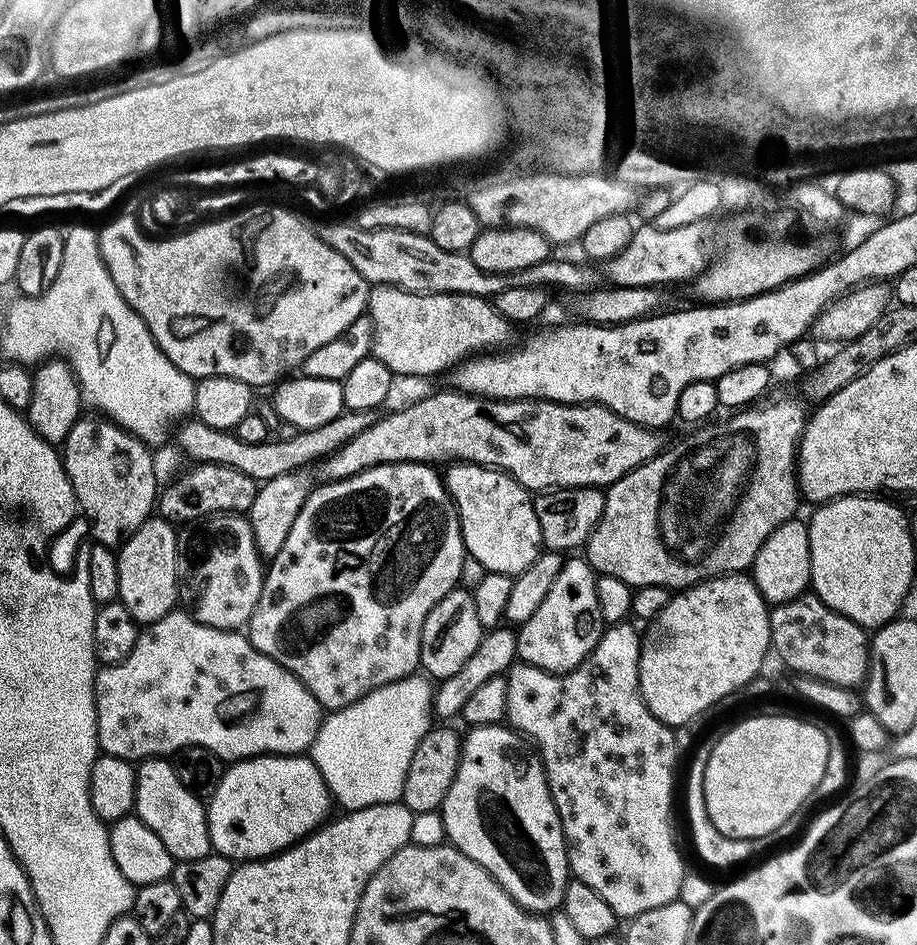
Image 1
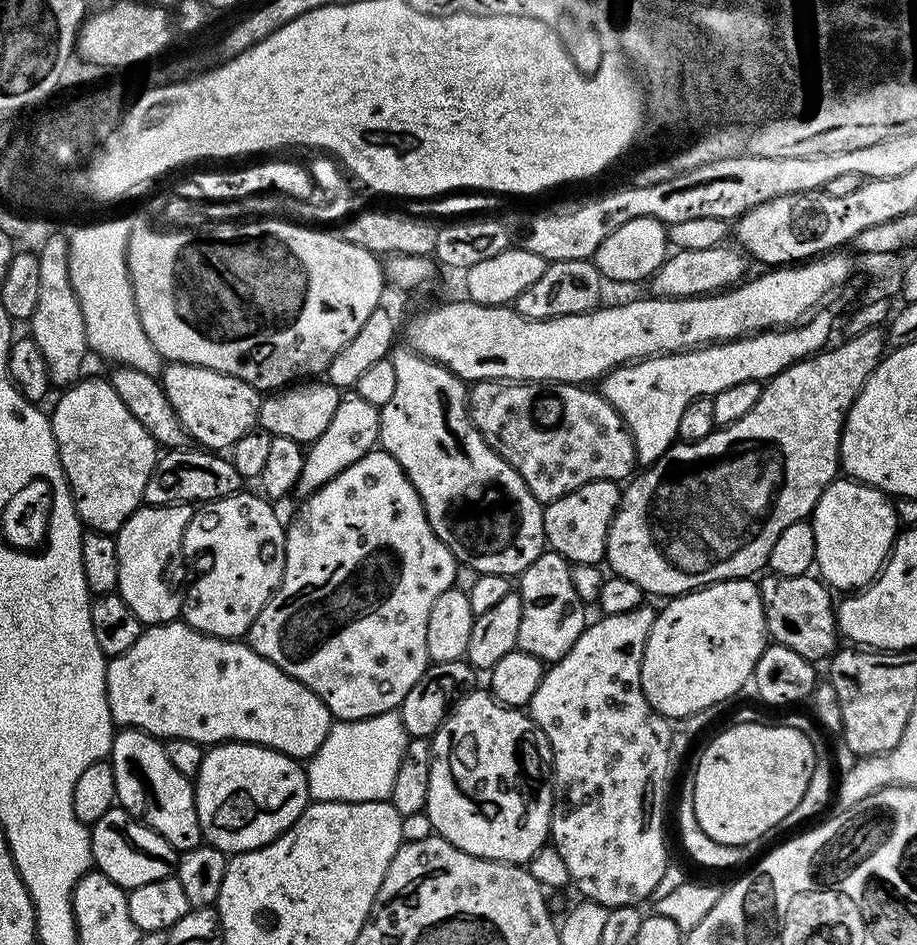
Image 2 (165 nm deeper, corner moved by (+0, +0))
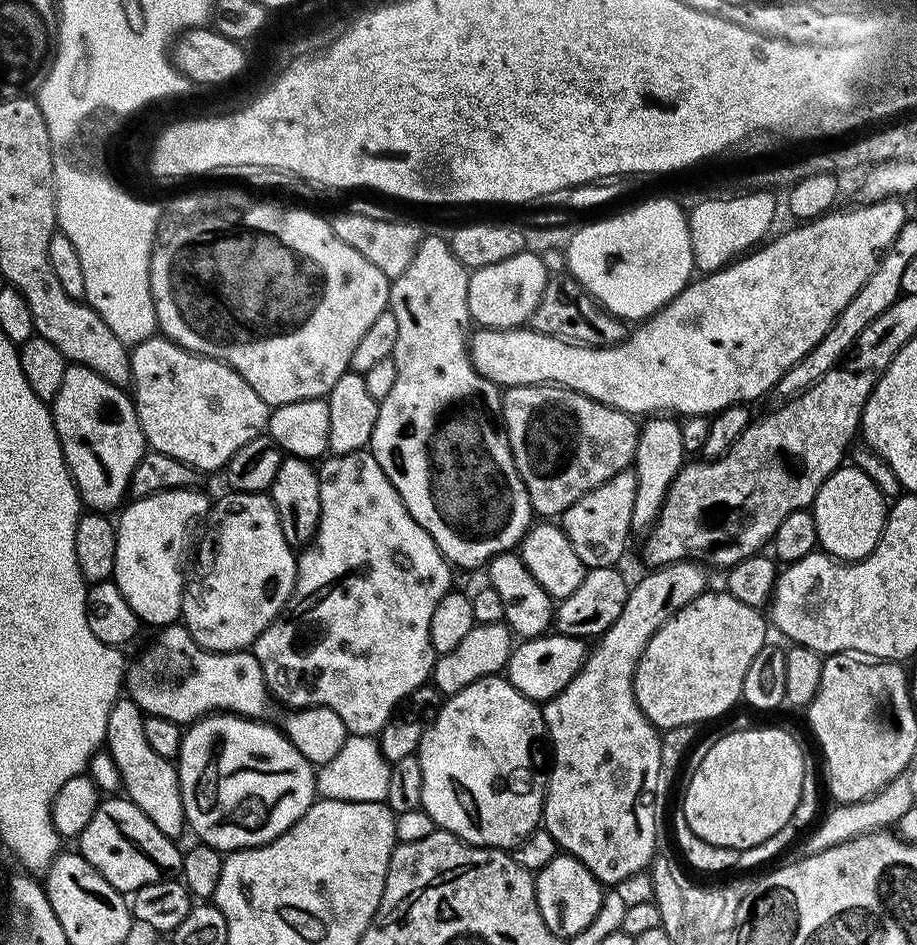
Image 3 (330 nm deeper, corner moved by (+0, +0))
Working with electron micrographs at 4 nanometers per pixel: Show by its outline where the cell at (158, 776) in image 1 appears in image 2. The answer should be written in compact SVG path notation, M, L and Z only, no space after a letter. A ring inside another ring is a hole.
M120 728L112 737L110 763L119 807L166 838L177 853L194 850L201 844L193 781L178 774L170 758L166 758L164 744L157 737L137 728Z

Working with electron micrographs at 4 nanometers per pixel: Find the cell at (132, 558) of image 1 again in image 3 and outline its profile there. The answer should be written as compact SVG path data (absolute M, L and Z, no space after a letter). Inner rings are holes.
M168 488L141 500L132 500L119 513L120 520L115 521L116 557L112 575L118 590L122 590L122 598L130 602L130 610L134 610L145 625L167 626L181 619L180 603L184 601L186 587L186 579L180 573L184 539L188 536L188 527L195 520L207 517L209 512L210 500L200 490Z

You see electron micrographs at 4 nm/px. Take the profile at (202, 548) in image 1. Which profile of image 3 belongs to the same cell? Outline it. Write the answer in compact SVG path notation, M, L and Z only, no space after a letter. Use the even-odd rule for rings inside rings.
M225 491L220 501L210 508L211 519L216 519L216 549L208 569L200 580L187 585L184 601L180 603L182 623L189 634L208 652L242 652L251 649L252 644L274 622L284 608L296 585L296 561L294 548L287 544L279 525L275 504L268 492Z

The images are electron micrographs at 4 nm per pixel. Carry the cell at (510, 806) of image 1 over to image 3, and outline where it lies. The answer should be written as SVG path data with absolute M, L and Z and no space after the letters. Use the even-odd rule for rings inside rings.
M503 675L478 678L466 690L447 697L440 713L425 727L420 739L422 807L437 829L459 836L480 848L511 850L536 831L544 815L546 729L544 713L537 701L526 698Z

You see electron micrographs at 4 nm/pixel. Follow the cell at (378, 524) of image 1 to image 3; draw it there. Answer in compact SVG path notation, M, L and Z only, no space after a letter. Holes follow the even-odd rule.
M371 450L347 452L345 456L335 454L327 457L329 460L324 465L319 465L321 510L318 518L316 535L310 544L299 553L296 561L296 585L292 597L286 601L284 608L262 630L262 634L251 646L251 653L256 657L258 666L262 666L262 678L266 682L268 691L273 701L281 700L285 709L299 710L301 708L329 708L342 718L349 734L354 736L375 737L386 726L386 722L397 711L400 703L407 701L412 693L429 683L432 667L436 665L436 656L433 655L430 642L430 614L434 614L434 606L450 591L451 572L447 560L438 550L434 538L414 522L410 510L402 502L398 490L386 478L382 466L374 458Z

